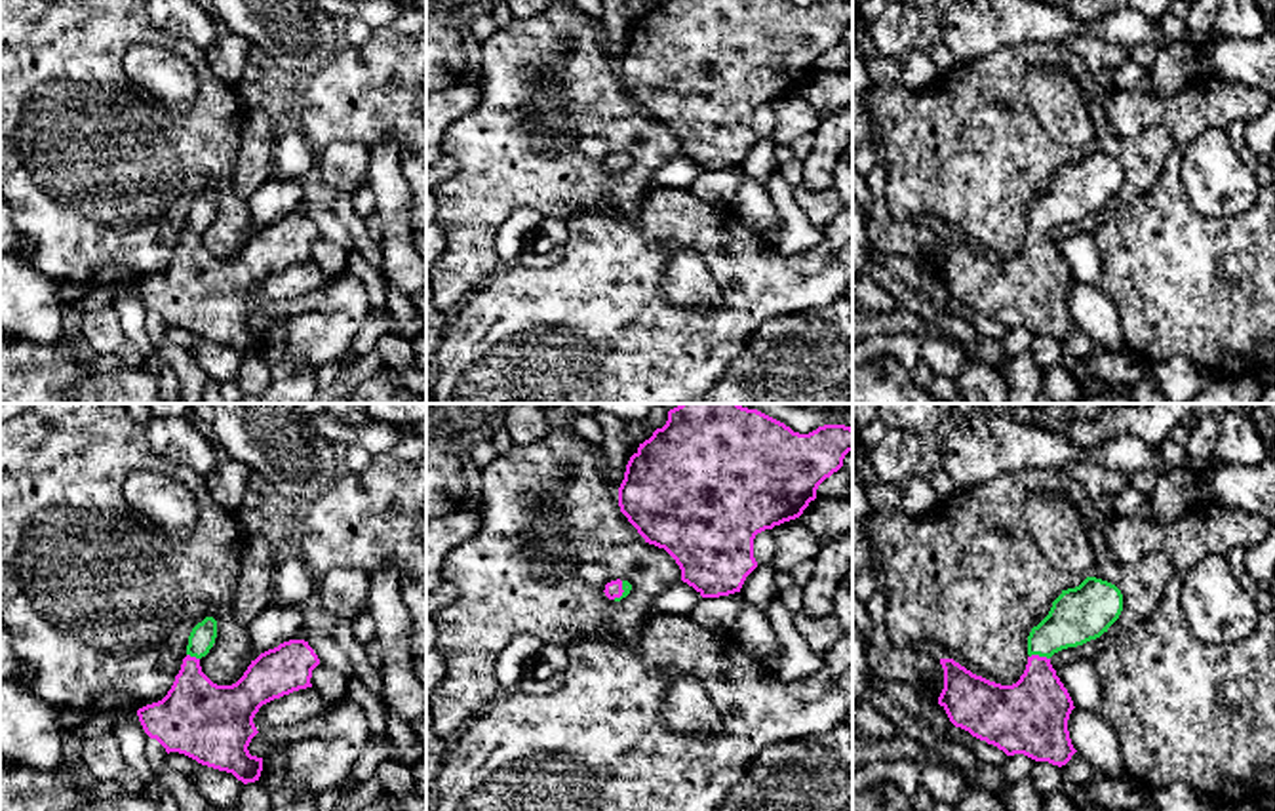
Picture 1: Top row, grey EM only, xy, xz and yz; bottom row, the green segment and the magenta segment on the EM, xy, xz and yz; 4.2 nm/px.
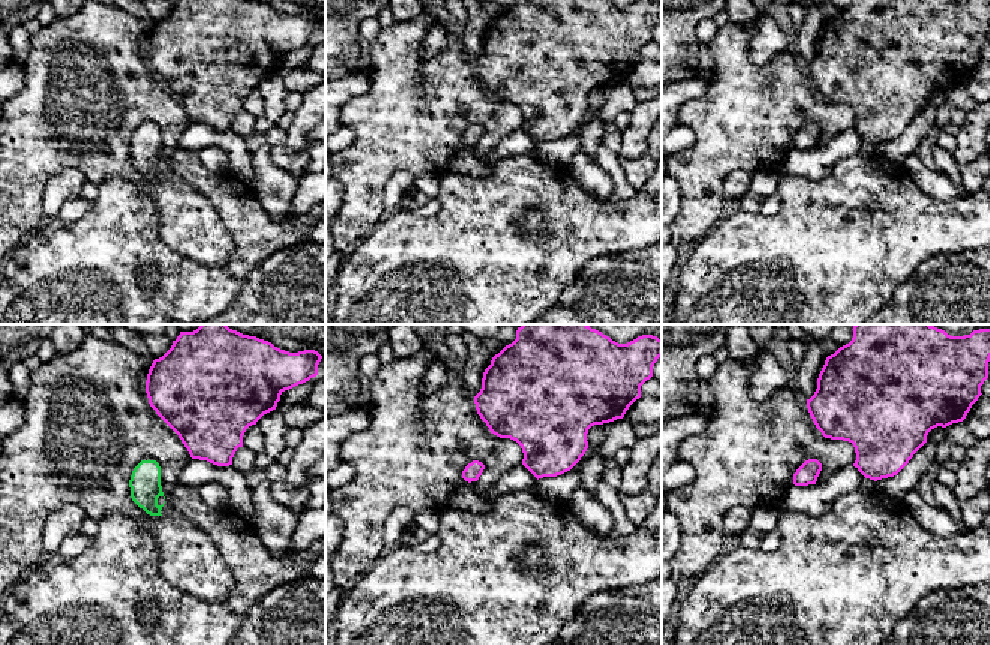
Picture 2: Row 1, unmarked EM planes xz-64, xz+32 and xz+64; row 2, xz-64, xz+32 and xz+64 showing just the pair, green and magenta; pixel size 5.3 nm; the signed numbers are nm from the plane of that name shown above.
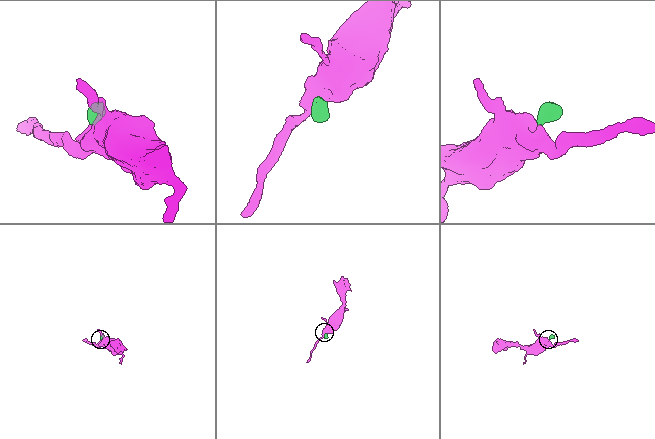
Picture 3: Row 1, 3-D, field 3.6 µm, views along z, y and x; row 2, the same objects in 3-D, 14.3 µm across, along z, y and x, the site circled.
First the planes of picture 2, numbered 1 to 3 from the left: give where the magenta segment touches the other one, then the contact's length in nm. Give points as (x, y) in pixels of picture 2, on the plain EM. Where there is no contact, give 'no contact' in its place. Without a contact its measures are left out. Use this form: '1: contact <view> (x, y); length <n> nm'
1: no contact
2: no contact
3: no contact

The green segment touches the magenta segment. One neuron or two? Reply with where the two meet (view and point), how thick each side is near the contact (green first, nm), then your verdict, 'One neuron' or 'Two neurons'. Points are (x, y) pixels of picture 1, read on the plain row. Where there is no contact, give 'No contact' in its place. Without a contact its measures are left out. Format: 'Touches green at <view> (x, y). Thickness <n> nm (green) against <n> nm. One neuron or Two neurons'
Touches green at yz (1039, 229). Thickness 240 nm (green) against 300 nm. One neuron

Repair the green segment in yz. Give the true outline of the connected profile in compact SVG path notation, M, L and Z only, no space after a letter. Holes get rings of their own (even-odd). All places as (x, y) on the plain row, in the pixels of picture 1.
M1087 150L1079 160L1062 164L1052 175L1049 188L1031 202L1028 209L1028 238L1016 257L1001 259L972 247L953 232L940 232L944 263L938 278L955 301L997 320L1007 329L1024 327L1035 335L1049 335L1058 341L1066 339L1077 326L1068 305L1068 293L1075 280L1056 249L1050 230L1062 223L1100 211L1119 192L1121 185L1121 164L1108 154Z

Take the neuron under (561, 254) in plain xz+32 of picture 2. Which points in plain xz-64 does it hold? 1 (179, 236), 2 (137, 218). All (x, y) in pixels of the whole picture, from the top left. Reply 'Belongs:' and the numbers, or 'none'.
Belongs: 2

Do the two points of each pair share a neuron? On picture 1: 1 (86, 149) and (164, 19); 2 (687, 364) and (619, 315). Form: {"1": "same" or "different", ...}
{"1": "different", "2": "same"}

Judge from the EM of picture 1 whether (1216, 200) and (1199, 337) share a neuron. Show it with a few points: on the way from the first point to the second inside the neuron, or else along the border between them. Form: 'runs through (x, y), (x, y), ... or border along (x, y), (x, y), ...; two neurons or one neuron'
border along (1182, 185), (1207, 216), (1235, 216), (1255, 202); two neurons

